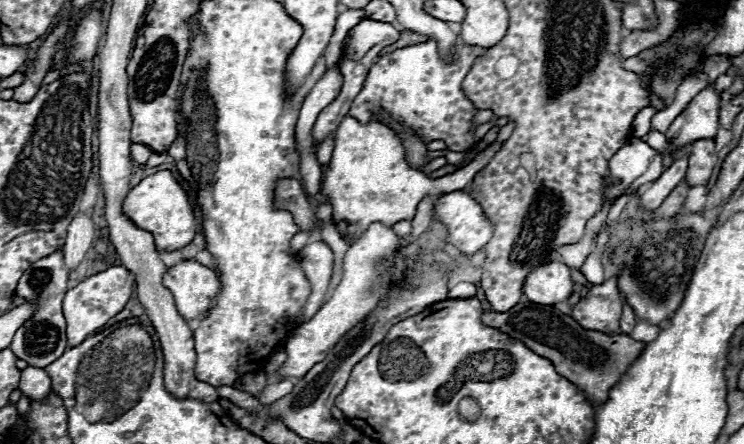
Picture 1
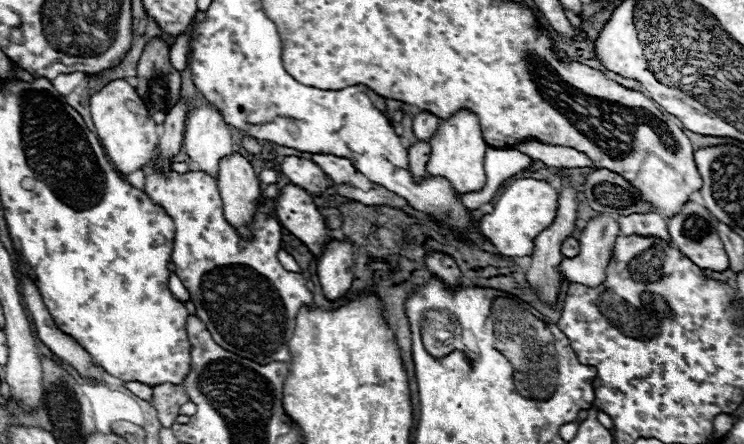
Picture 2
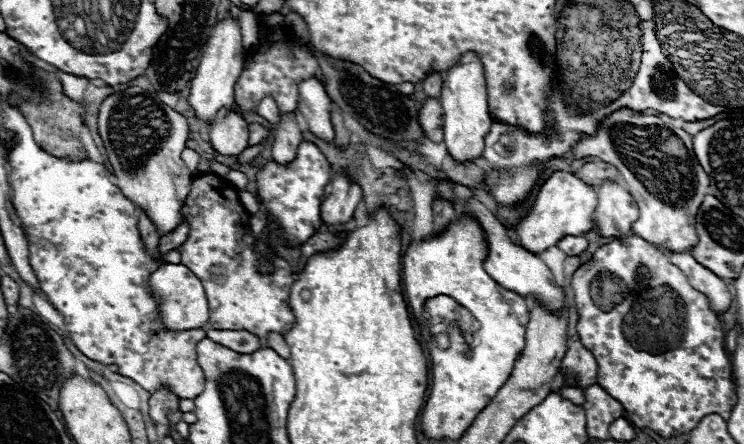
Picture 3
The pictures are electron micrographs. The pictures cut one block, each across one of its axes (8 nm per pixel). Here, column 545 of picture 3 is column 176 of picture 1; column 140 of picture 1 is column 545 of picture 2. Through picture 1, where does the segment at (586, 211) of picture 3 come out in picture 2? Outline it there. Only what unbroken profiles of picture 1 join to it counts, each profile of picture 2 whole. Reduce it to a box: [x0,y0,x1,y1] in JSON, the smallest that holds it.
[480,178,558,256]

